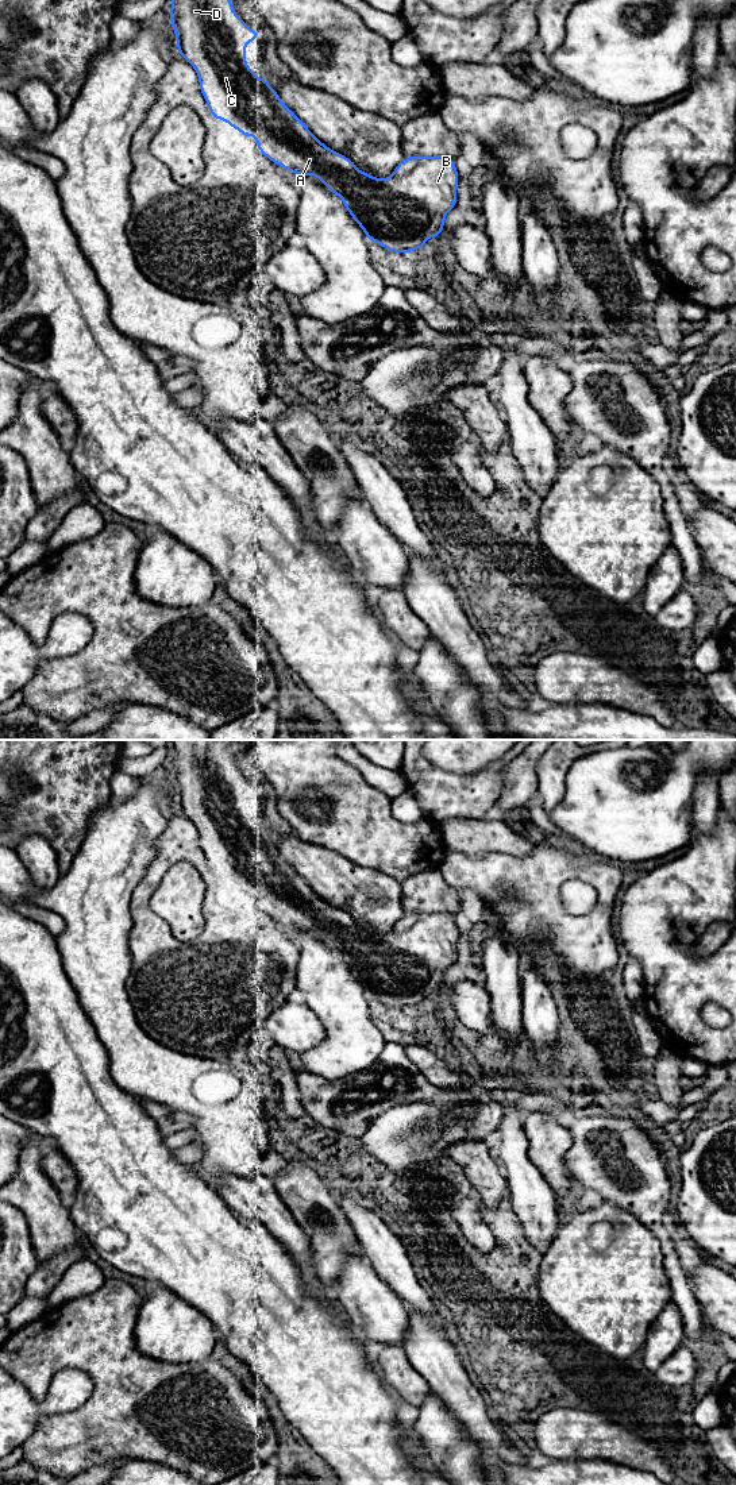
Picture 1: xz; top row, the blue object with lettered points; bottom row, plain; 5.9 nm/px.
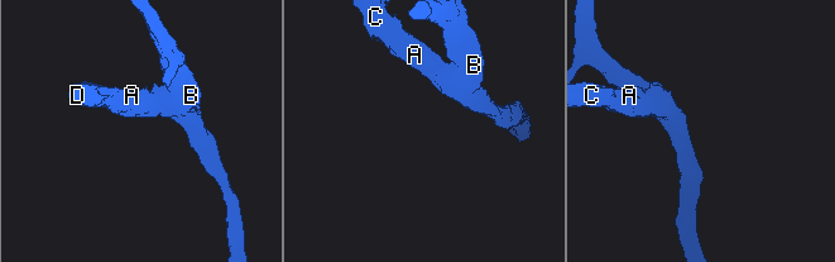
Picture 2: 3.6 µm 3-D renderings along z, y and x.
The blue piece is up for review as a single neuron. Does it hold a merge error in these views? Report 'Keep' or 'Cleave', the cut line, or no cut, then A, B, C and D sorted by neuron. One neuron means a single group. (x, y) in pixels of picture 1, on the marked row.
Keep. No split. Groups: A B C D

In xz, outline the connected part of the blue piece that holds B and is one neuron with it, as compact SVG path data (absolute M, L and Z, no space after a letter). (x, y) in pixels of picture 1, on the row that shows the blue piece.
M172 0L169 12L176 34L178 55L192 63L197 76L201 94L204 96L213 120L224 119L230 124L228 131L238 130L247 139L253 138L253 127L257 127L257 148L271 162L289 170L290 174L305 174L320 178L324 186L343 198L343 207L365 231L369 240L381 244L392 252L409 254L427 246L427 238L440 239L444 228L446 213L456 207L456 186L459 173L454 161L446 155L404 158L388 178L374 178L354 166L350 158L342 155L321 143L309 128L286 107L277 90L266 80L261 80L246 63L244 46L258 40L261 32L248 28L243 19L234 11L231 0Z

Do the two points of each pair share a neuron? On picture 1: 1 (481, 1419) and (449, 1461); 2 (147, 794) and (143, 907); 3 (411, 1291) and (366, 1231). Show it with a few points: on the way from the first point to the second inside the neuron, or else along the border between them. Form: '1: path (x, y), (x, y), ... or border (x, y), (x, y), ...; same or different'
1: border (449, 1410), (478, 1445), (480, 1464); different
2: border (157, 843), (157, 851), (134, 888), (130, 901); different
3: path (400, 1276), (381, 1246); same

